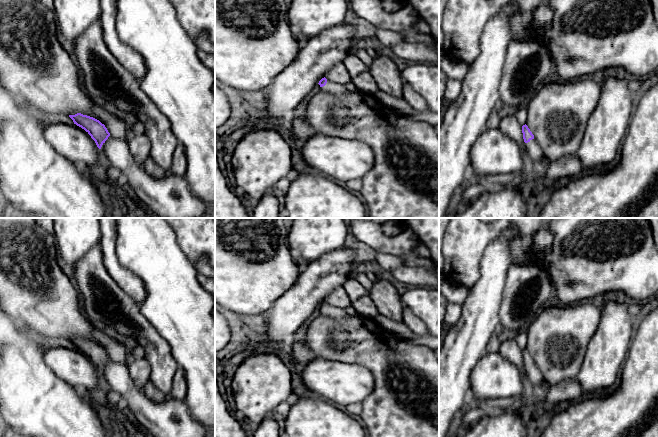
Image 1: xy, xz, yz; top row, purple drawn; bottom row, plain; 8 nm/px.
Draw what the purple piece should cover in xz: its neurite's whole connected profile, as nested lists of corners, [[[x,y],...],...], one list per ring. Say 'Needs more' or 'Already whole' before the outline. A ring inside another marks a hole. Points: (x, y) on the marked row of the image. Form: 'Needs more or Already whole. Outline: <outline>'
Needs more. Outline: [[[325,77],[322,78],[318,84],[320,85],[322,91],[333,95],[343,96],[348,92],[345,86],[329,81]]]

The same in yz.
Needs more. Outline: [[[525,124],[522,126],[523,139],[526,146],[526,153],[534,160],[539,161],[545,157],[541,147],[538,145],[534,135]]]

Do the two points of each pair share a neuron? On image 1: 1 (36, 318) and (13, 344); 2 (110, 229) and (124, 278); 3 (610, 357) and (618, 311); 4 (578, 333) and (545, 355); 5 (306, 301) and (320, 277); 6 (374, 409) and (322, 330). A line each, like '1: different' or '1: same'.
1: different
2: same
3: same
4: same
5: same
6: same

